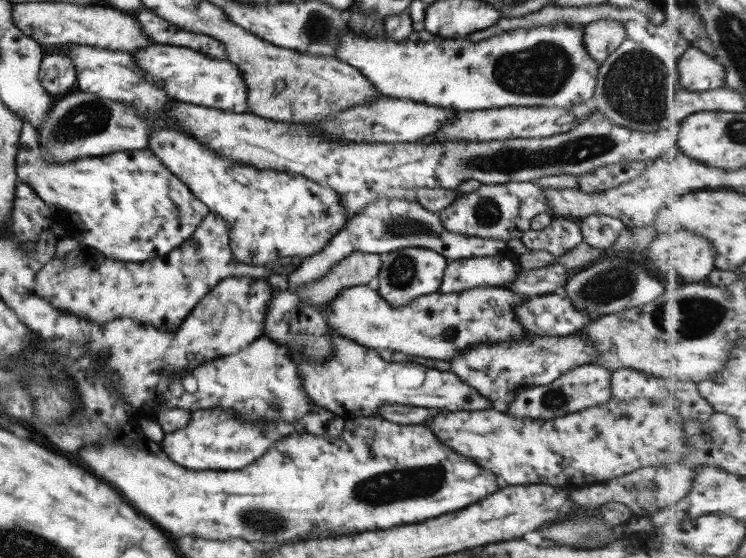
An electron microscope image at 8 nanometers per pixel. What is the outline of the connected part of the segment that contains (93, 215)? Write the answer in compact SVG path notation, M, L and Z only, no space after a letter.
M25 120L23 129L19 133L19 146L15 155L16 177L19 182L30 186L35 194L48 206L54 220L59 220L61 223L78 225L81 229L80 234L75 234L77 242L83 244L84 247L90 247L99 251L104 257L120 260L123 262L140 263L146 260L159 257L167 254L170 250L177 248L184 240L187 240L193 234L195 228L200 223L200 220L207 216L210 212L208 208L191 194L191 191L178 179L168 168L163 166L163 163L147 148L139 150L112 152L108 155L98 157L82 157L81 159L73 159L66 163L52 163L48 161L43 155L41 147L39 146L39 135L33 130Z

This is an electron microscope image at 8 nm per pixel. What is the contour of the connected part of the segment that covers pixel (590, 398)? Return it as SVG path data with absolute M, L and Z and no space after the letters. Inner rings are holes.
M592 363L579 365L553 380L551 384L519 391L507 406L509 416L519 418L553 420L577 410L597 406L609 400L609 374L605 368Z

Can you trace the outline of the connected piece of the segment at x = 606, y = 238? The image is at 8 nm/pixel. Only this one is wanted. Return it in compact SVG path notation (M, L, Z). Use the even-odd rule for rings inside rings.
M599 213L583 217L578 225L582 241L596 249L609 248L625 227L619 219Z

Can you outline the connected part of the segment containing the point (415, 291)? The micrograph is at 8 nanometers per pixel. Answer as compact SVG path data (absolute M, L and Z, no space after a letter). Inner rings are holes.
M405 247L392 250L380 255L380 269L377 278L378 295L392 307L402 307L411 302L414 298L423 296L438 290L440 287L441 276L449 260L426 248Z

